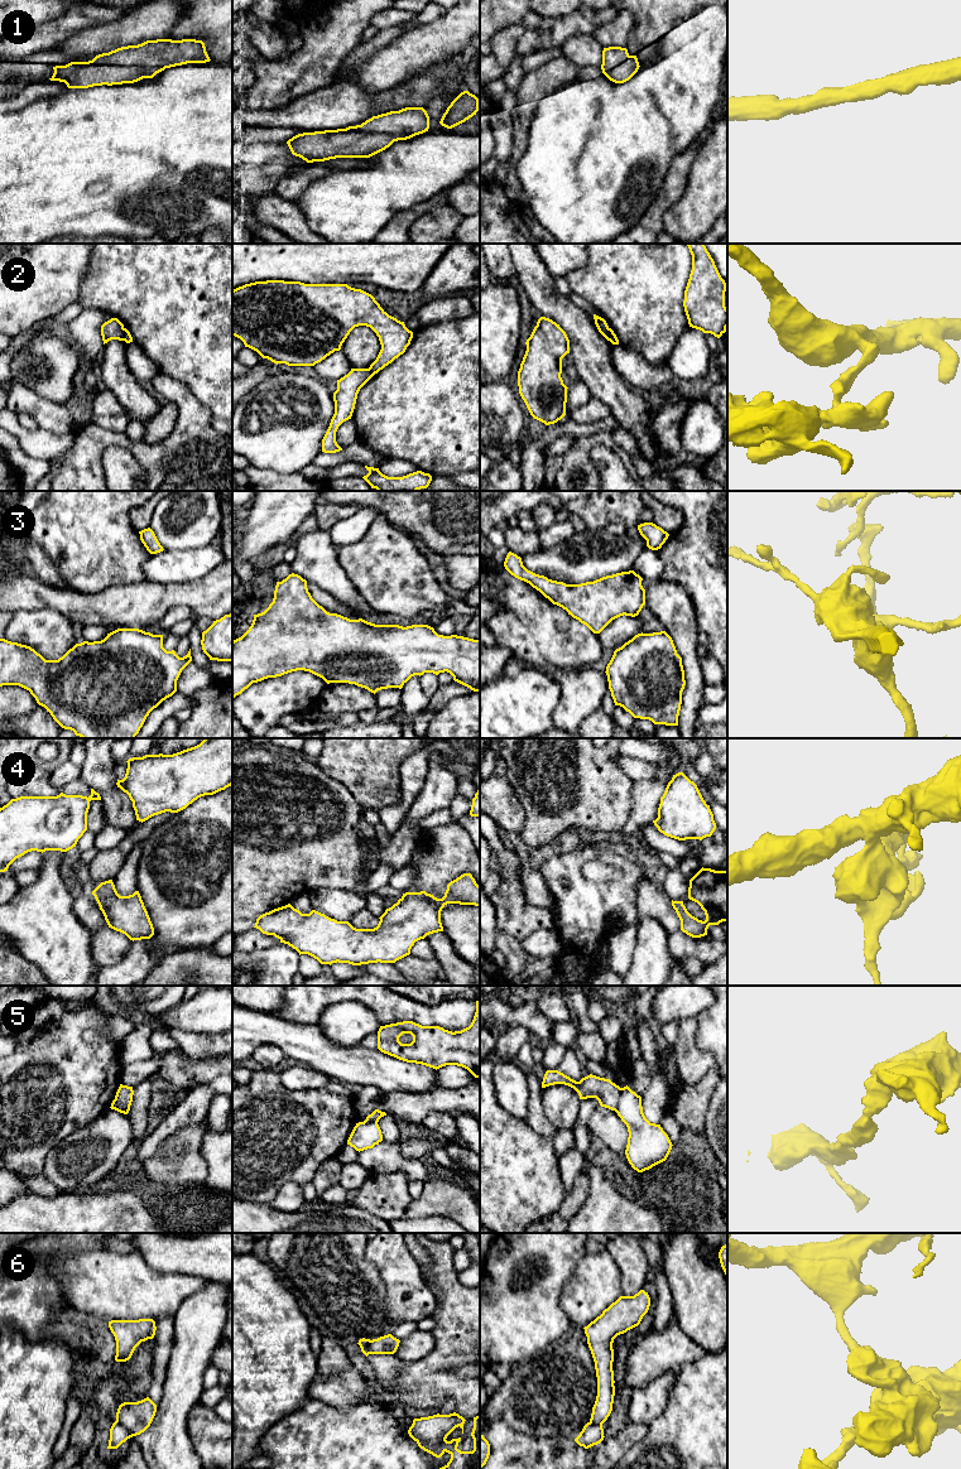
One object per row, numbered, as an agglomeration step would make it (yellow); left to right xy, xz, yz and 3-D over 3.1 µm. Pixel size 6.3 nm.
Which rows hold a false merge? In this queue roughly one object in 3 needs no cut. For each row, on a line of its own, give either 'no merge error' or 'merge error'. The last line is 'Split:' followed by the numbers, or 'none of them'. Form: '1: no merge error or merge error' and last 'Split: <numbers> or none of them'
1: no merge error
2: merge error
3: no merge error
4: no merge error
5: merge error
6: merge error
Split: 2, 5, 6

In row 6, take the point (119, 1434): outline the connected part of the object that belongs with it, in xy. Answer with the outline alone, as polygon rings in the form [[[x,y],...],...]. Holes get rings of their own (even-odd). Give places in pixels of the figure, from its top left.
[[[115,1421],[110,1429],[110,1440],[107,1449],[117,1449],[128,1439],[133,1437],[130,1431],[119,1421]]]

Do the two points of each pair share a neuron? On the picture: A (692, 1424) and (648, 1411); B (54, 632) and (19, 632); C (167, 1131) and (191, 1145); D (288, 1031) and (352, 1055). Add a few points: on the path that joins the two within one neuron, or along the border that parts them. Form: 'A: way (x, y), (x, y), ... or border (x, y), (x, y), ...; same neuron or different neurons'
A: border (672, 1388), (667, 1407), (648, 1425); different neurons
B: way (46, 632), (28, 632); same neuron
C: border (198, 1122), (182, 1126), (172, 1132), (152, 1156); different neurons
D: way (304, 1043), (322, 1055), (336, 1055); same neuron

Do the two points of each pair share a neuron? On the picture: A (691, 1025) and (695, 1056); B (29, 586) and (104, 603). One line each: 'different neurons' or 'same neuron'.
A: same neuron
B: same neuron

